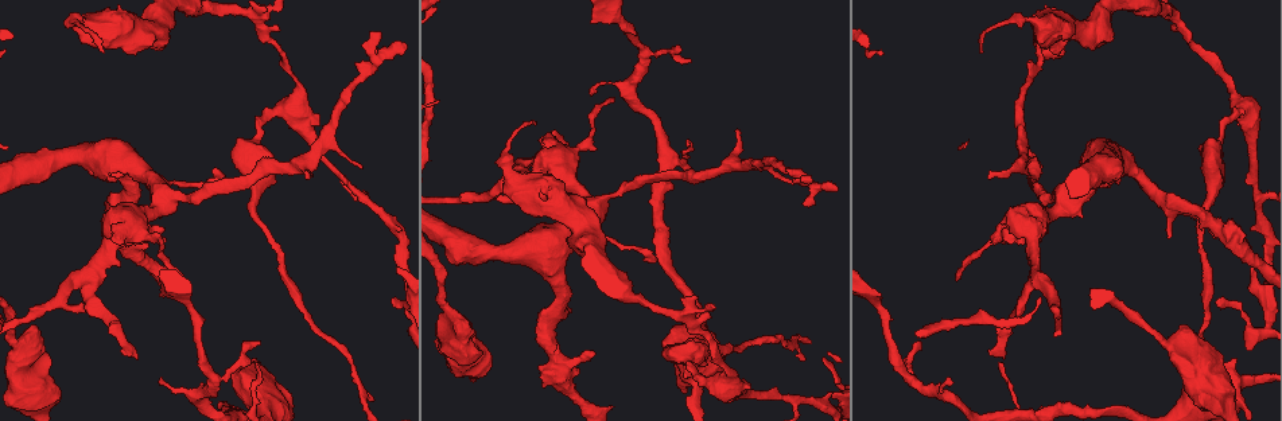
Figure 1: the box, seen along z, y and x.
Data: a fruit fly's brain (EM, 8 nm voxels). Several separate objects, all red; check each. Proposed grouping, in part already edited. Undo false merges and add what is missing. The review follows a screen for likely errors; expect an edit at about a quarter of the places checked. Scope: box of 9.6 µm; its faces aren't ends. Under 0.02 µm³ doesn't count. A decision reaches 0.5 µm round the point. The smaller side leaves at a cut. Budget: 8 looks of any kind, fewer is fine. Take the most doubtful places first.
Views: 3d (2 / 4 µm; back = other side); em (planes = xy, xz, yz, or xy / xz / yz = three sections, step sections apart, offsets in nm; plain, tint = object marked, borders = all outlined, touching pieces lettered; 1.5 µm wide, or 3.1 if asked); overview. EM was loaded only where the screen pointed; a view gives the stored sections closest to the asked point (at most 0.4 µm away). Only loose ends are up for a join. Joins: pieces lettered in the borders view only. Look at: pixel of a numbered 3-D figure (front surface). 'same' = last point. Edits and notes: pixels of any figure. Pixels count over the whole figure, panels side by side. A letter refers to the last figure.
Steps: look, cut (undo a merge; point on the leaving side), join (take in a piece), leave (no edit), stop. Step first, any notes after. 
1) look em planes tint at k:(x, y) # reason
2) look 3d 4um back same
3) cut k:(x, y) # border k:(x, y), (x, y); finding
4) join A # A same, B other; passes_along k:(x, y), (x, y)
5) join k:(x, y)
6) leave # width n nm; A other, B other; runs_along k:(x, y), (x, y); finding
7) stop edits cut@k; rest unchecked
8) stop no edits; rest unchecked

look 3d 4um at 1:(362, 167) # thin end

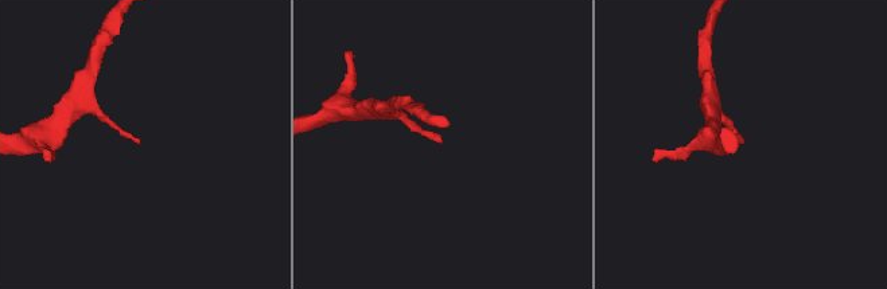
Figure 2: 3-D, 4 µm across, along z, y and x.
look em planes tint at 2:(442, 142) # need the tissue

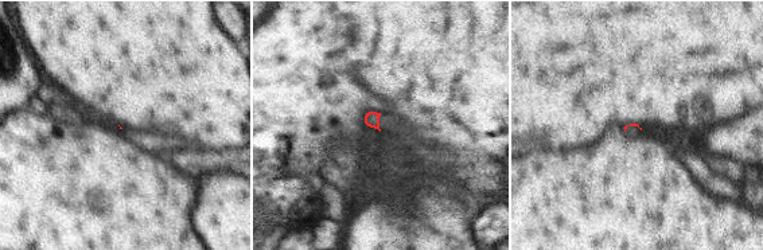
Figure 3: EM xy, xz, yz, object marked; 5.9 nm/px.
look em planes borders same # what lies round it

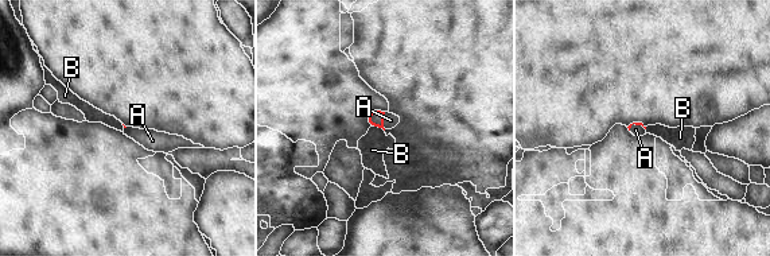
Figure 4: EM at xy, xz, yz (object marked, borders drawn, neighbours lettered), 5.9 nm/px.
join A # A same, B other; passes_along 4:(376, 117), (382, 120), (391, 120); it goes on there

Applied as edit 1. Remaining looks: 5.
look 3d 2um at 1:(1259, 197) # abrupt turn

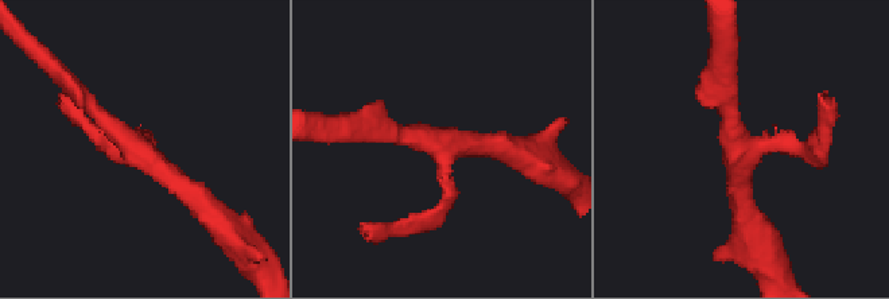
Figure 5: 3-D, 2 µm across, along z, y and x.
look em planes tint at 5:(732, 148)

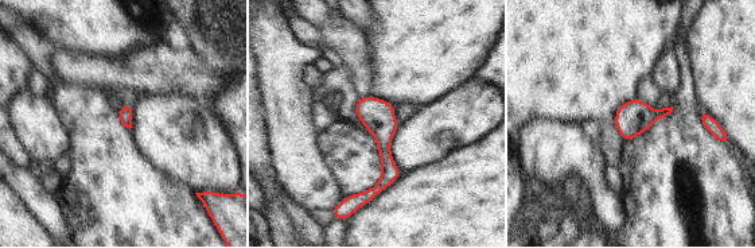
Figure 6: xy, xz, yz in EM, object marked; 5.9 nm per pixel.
look em planes borders same # see the neighbours

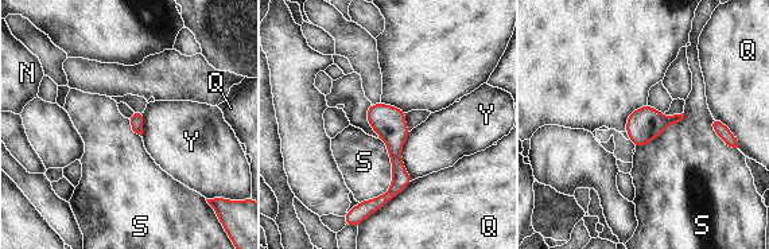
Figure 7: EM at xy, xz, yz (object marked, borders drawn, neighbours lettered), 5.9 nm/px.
leave # N other, Q other, S other, Y other; border 7:(380, 137), (391, 185), (358, 202); one neuron here

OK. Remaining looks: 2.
look em planes tint at 1:(1169, 345) # thick turns thin

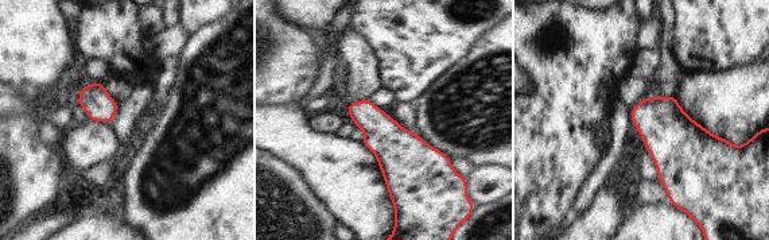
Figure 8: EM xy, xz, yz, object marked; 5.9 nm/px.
look em planes borders same

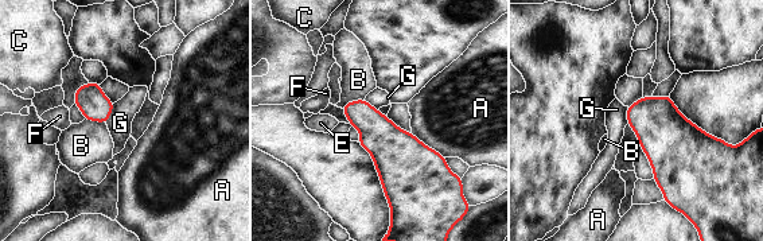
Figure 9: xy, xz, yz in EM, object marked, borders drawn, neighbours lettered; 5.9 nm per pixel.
leave # width 260 nm; A other, B other, C other, E other, F other, G other; border 9:(115, 102), (113, 111), (105, 123); all the same neuron

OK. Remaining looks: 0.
stop edits join@4; rest unchecked

